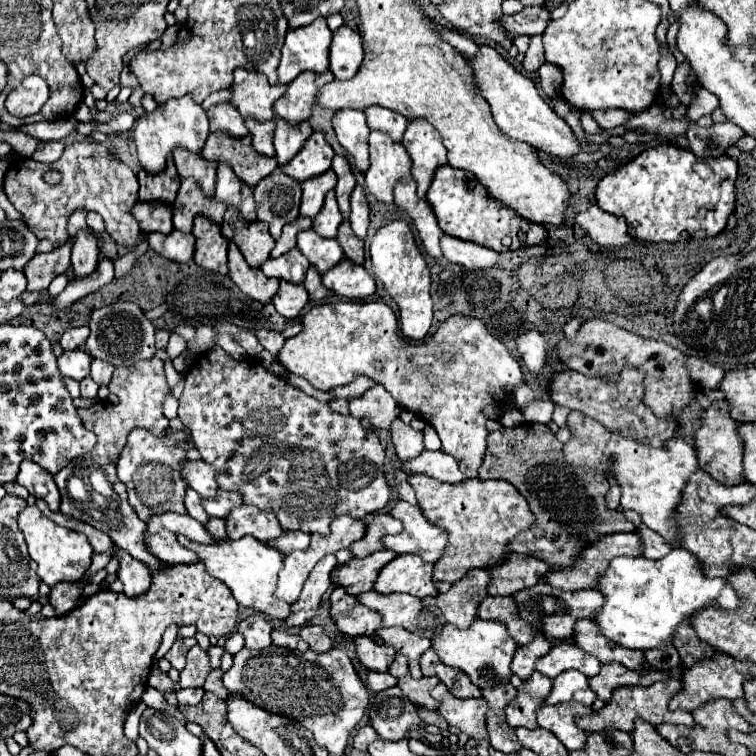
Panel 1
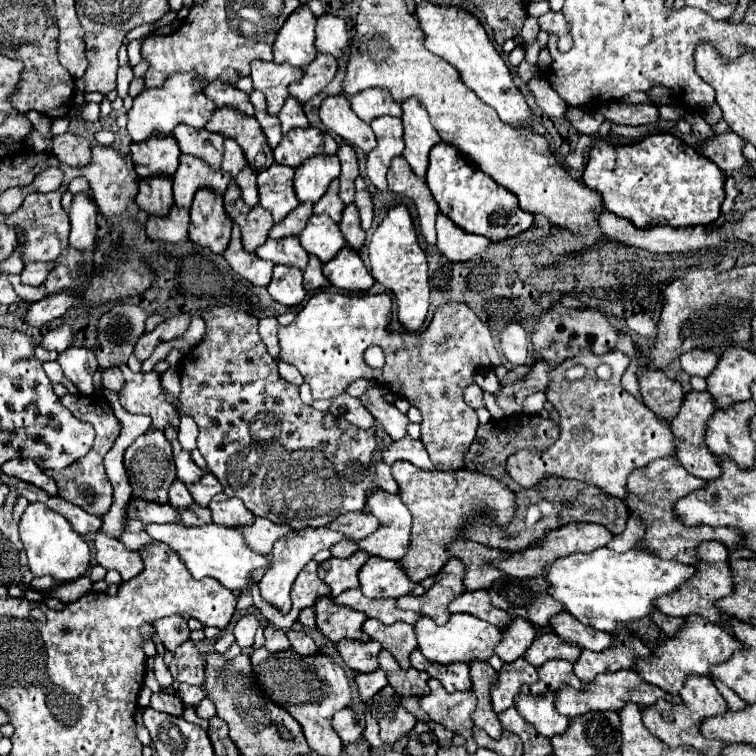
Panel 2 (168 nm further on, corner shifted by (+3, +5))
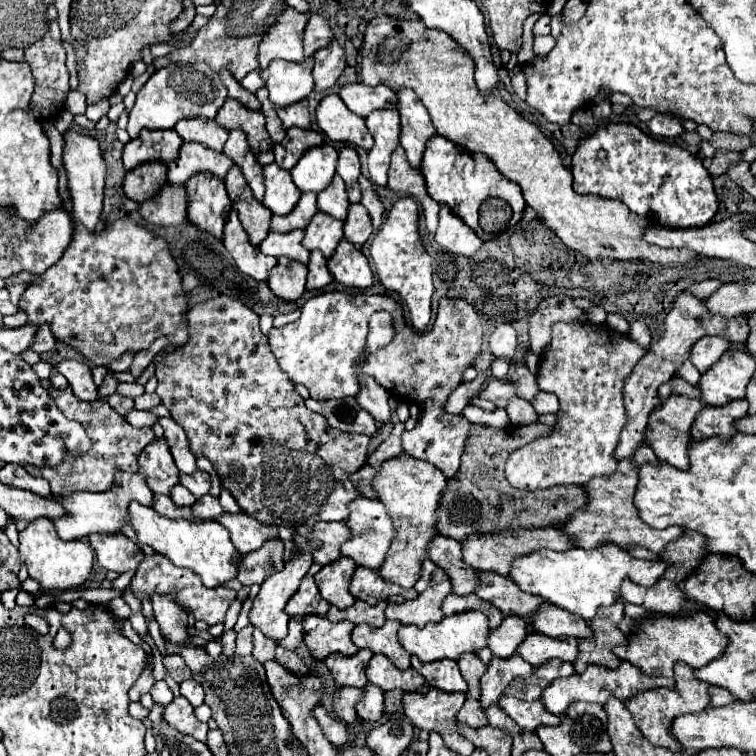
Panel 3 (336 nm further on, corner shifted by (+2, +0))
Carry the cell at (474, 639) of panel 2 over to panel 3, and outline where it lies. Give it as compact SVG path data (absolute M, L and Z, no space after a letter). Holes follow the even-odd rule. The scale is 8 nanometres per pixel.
M466 611L444 617L438 625L426 625L422 629L416 625L402 625L402 629L398 631L398 639L408 653L416 655L422 663L428 663L440 659L458 659L462 653L478 653L488 645L488 633L490 625L486 615L480 611Z

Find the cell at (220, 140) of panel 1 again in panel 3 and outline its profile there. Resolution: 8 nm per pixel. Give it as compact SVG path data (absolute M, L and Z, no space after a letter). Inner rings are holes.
M226 99L226 103L220 107L216 115L216 125L224 127L226 131L242 129L246 133L246 139L250 143L252 153L256 155L256 161L260 165L274 163L274 145L266 133L264 127L264 115L260 111L250 111L242 103L234 99Z

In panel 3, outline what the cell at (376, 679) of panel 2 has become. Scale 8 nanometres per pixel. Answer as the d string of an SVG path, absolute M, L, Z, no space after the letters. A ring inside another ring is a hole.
M342 687L334 697L334 715L346 723L356 721L354 705L364 697L362 687Z

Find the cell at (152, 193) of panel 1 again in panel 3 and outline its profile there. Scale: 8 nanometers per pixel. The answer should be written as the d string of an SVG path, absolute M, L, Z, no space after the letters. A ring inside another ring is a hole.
M142 129L138 139L132 139L124 149L124 169L136 169L142 163L160 161L170 163L178 159L178 149L182 145L182 139L178 133L172 131L152 131Z

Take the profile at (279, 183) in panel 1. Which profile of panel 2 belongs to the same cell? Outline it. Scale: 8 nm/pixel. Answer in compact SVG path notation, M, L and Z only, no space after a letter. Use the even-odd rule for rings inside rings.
M273 164L257 174L257 184L259 204L273 214L275 222L281 222L293 208L299 206L293 190L293 168Z

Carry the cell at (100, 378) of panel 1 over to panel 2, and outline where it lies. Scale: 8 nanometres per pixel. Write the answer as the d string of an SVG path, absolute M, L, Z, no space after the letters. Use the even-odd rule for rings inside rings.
M109 368L109 370L103 370L103 386L111 392L119 392L125 384L125 378L121 374L119 368Z

